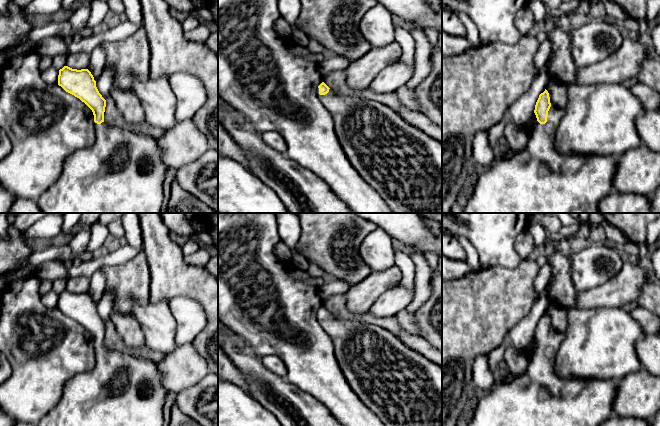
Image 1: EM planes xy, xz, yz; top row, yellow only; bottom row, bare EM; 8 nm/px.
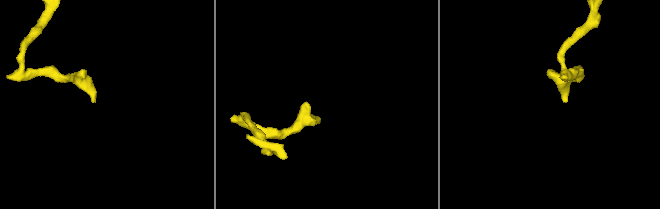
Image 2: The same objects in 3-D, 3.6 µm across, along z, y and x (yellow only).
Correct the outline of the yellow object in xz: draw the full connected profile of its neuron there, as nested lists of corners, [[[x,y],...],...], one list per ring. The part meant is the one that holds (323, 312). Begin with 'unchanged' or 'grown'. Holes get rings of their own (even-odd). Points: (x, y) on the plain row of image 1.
grown; [[[324,306],[317,314],[331,337],[350,388],[385,426],[442,426],[442,367],[404,344],[377,322],[339,320]]]

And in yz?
grown; [[[548,315],[539,319],[534,337],[537,348],[530,357],[528,370],[512,382],[499,382],[478,399],[467,426],[600,426],[614,415],[617,383],[607,379],[562,378],[554,370],[554,361],[564,335],[551,330]]]

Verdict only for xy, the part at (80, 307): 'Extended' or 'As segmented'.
Extended

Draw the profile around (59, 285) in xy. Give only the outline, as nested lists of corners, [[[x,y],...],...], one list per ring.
[[[63,278],[54,280],[52,282],[52,290],[57,294],[62,293],[64,290],[66,290],[66,280]]]

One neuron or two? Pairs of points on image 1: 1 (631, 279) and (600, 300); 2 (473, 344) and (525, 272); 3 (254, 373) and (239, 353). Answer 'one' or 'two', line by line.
1: one
2: one
3: one

